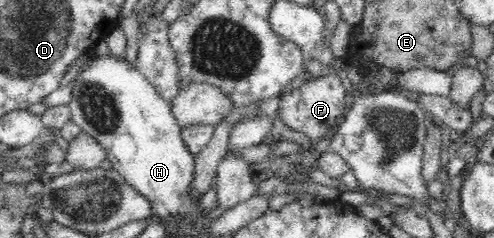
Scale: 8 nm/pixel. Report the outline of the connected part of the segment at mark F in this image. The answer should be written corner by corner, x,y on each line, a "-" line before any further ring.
335,73
306,82
300,89
290,91
284,88
277,102
277,116
294,131
309,136
313,142
324,141
338,132
338,128
349,112
349,94
342,84
342,78

